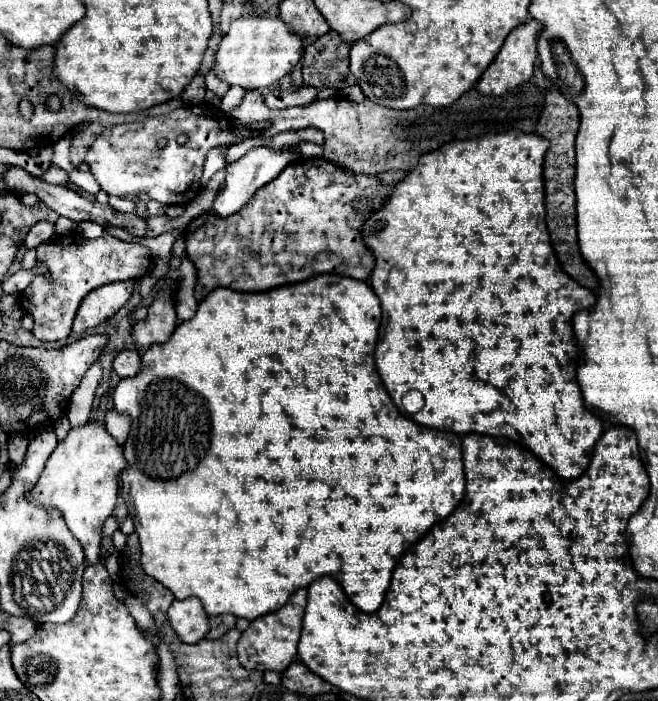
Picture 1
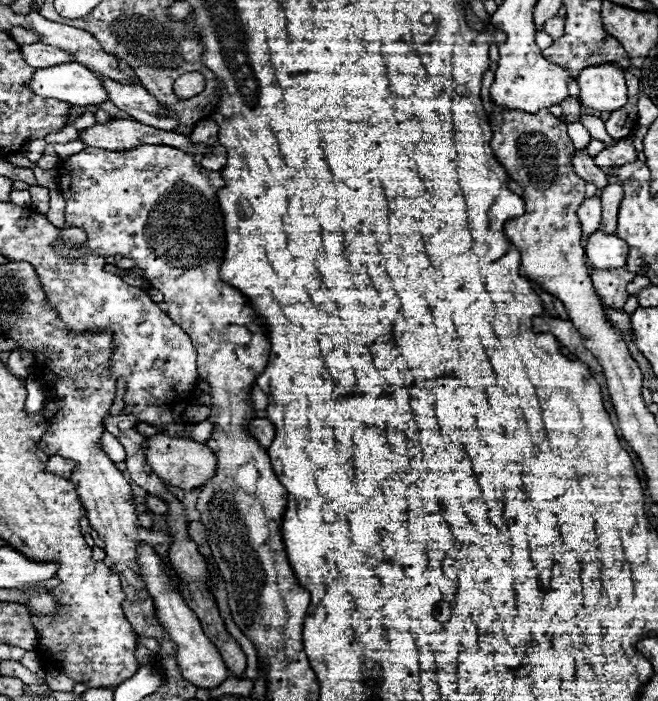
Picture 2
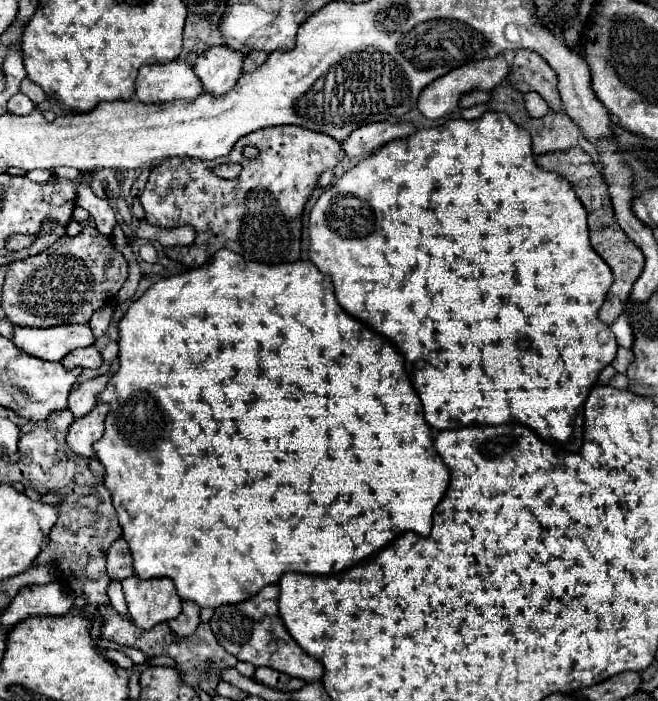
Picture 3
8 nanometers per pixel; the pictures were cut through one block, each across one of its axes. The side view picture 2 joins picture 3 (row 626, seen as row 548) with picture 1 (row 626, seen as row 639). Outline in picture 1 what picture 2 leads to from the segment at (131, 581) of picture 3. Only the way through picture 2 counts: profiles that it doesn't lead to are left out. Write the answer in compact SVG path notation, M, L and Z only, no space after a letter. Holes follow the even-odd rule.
M198 598L174 600L168 608L168 620L174 632L188 644L202 640L208 632L208 616Z

